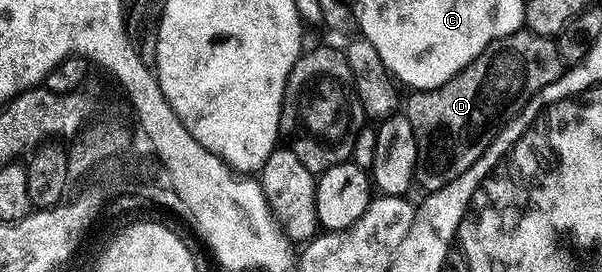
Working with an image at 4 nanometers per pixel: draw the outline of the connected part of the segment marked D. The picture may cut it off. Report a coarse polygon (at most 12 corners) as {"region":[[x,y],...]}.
{"region":[[523,27],[439,89],[411,92],[415,182],[464,175],[562,76]]}

